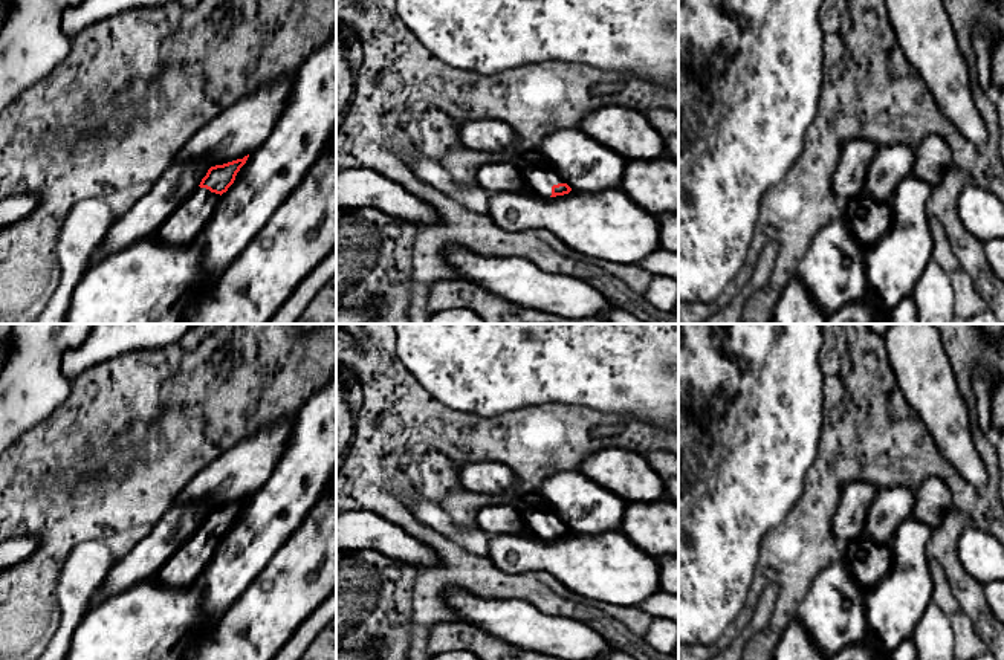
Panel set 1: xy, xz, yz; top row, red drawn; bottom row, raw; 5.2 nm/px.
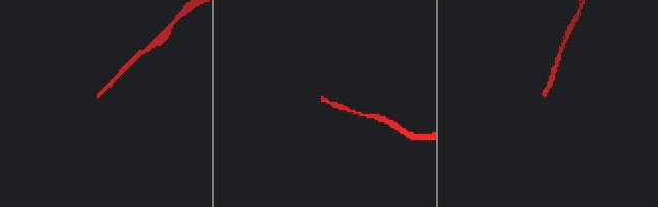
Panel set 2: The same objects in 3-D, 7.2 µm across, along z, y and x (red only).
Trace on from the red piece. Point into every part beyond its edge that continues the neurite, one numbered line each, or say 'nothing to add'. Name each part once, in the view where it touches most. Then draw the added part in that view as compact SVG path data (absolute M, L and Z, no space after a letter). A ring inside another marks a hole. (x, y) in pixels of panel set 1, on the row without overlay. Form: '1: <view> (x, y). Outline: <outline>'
1: xy (185, 566). Outline: M197 530L154 576L165 587L191 587L212 558L220 536Z

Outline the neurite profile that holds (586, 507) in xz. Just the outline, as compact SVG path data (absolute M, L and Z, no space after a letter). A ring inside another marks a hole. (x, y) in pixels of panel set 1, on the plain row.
M581 472L553 474L538 492L572 533L598 535L622 527L628 503Z

